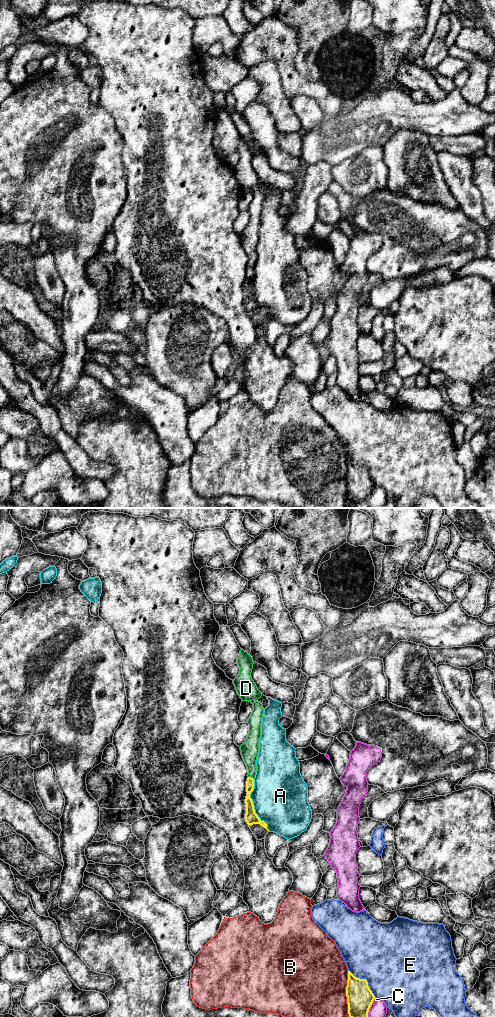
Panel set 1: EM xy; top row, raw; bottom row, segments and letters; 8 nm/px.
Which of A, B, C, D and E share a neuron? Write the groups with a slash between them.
A / B / C / D / E

